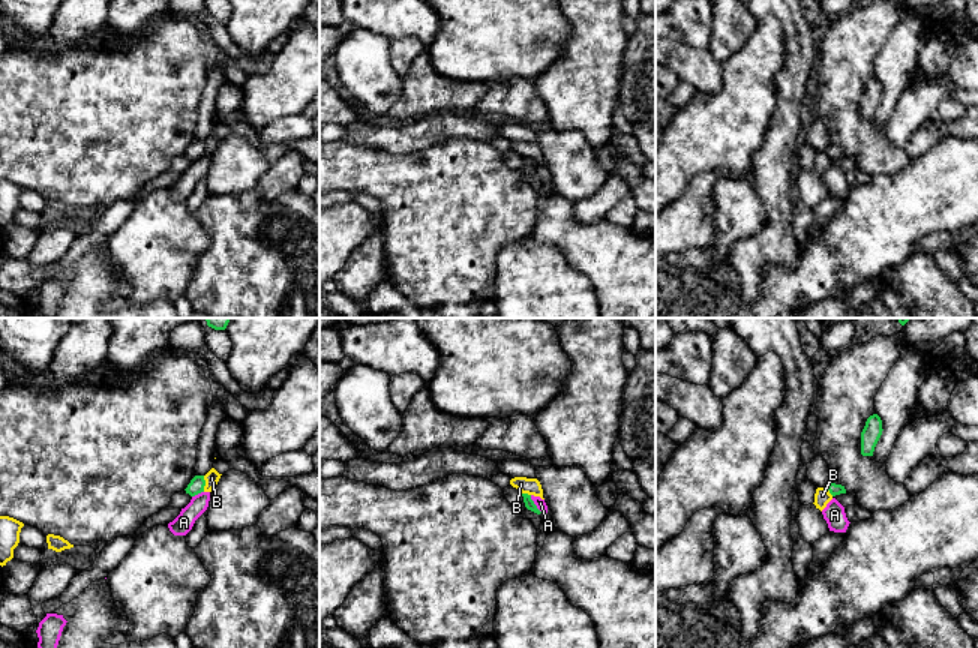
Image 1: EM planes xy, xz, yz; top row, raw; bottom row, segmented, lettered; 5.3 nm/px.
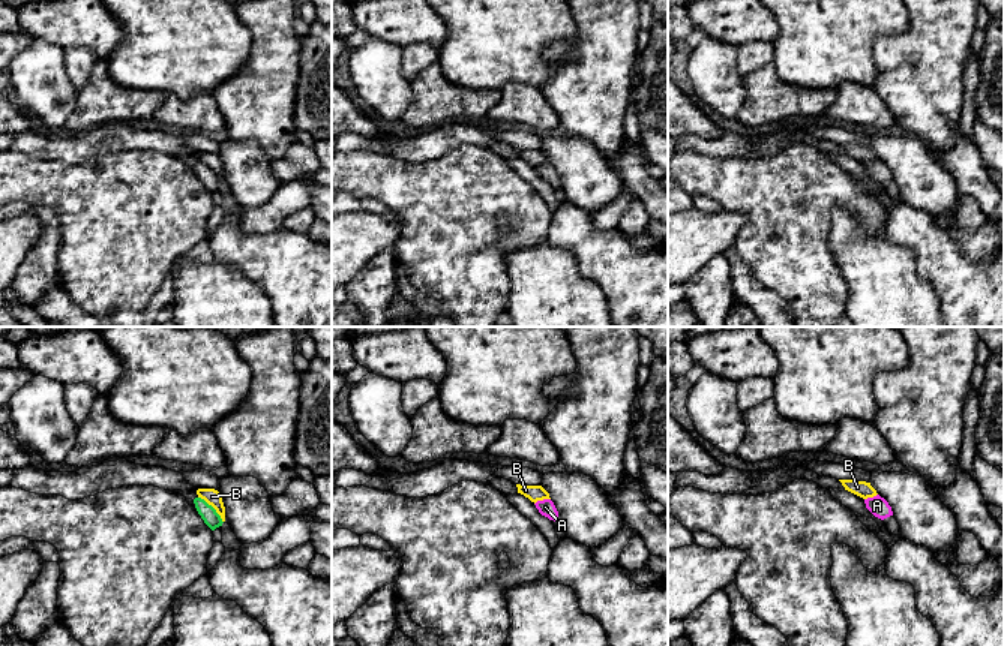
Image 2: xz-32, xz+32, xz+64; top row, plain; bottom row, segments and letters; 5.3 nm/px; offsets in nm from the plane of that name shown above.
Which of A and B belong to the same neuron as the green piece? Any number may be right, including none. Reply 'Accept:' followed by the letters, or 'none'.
Accept: none

